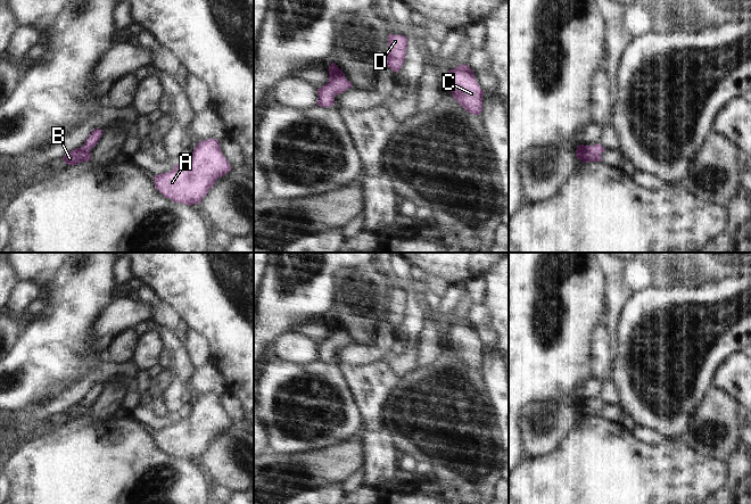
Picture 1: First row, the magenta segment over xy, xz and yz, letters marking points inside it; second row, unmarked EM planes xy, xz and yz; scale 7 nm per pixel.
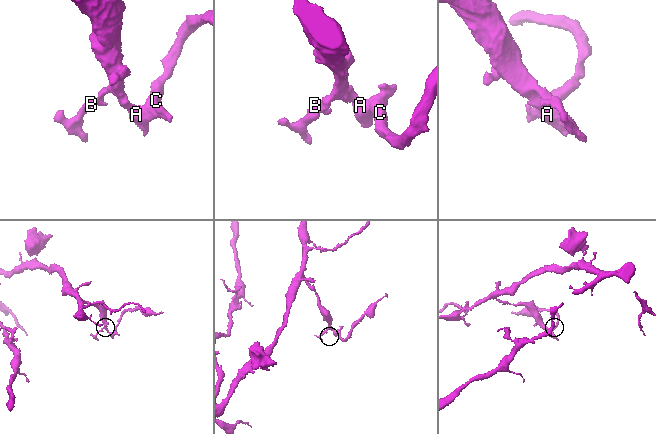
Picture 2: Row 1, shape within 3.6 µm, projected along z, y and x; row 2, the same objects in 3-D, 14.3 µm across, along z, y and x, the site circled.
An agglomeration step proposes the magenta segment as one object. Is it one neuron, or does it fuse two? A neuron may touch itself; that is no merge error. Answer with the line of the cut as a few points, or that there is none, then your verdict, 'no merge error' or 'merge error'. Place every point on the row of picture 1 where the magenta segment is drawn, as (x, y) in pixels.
no cut; no merge error

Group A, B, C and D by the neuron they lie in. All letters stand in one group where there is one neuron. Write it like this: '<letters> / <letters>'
A B C D

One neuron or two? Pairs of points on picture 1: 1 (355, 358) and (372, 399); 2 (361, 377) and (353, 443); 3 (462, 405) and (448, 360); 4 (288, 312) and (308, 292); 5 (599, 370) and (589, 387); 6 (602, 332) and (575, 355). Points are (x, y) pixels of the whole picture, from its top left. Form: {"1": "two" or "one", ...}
{"1": "two", "2": "two", "3": "one", "4": "one", "5": "two", "6": "two"}

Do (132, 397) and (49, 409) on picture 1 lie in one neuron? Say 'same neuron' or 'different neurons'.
same neuron

